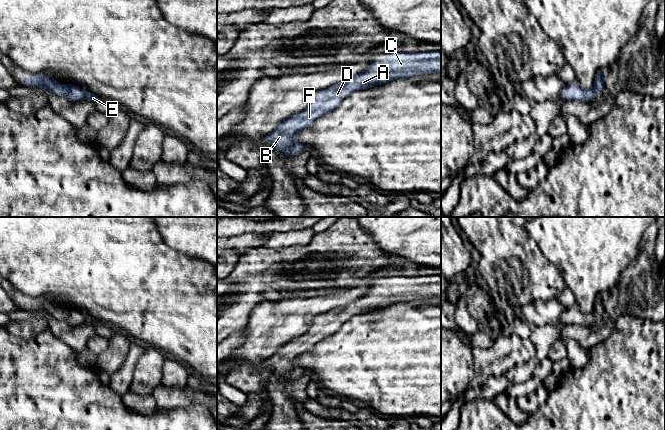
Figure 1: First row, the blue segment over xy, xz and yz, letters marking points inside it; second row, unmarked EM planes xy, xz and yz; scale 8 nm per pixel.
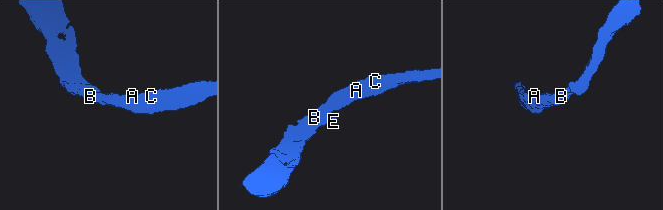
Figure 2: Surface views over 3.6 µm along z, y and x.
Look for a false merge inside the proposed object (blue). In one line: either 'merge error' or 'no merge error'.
no merge error

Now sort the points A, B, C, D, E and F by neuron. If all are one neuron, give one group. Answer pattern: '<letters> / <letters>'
A B C D E F

